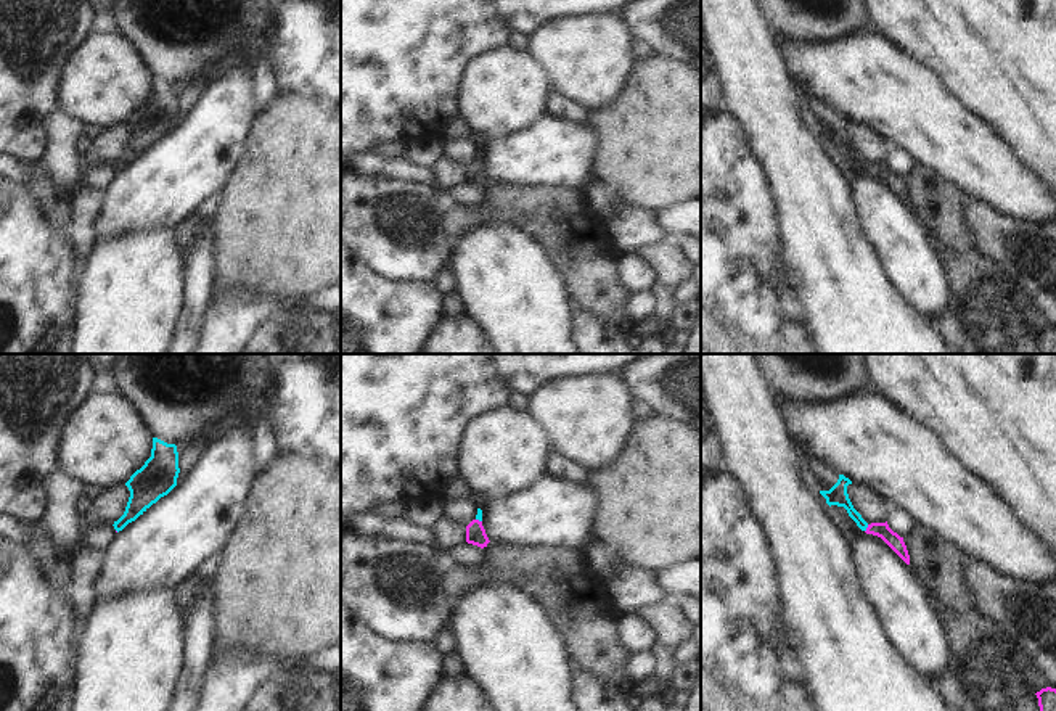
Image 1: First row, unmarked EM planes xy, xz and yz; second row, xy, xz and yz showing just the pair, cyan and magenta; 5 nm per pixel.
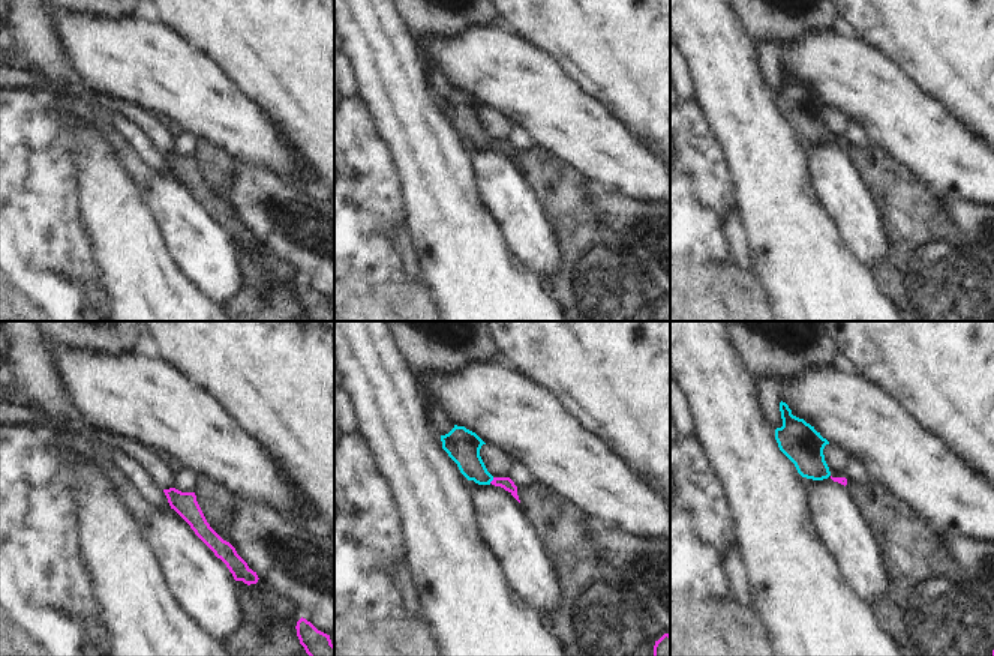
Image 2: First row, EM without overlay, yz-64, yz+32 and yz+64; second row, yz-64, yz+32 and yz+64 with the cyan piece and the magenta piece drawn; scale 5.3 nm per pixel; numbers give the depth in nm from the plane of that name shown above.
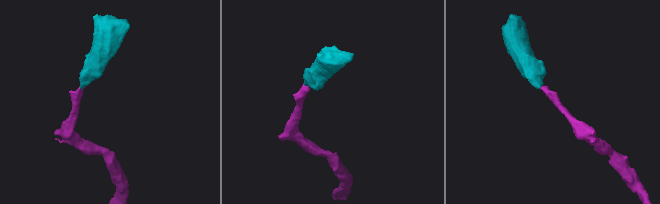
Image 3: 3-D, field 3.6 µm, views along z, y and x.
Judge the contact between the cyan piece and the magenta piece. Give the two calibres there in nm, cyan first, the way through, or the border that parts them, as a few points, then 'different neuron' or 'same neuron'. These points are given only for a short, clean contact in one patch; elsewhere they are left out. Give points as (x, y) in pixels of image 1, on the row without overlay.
100 nm thick on the cyan side, 80 nm on the other; runs through yz (838, 134), (867, 166), (881, 169); same neuron

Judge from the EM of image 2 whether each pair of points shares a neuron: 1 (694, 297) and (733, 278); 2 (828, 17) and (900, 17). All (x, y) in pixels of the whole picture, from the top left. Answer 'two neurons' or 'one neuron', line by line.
1: one neuron
2: two neurons

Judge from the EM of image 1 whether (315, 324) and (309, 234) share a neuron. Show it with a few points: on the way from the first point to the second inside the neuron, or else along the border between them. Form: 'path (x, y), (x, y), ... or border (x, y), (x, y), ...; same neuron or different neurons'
border (323, 285), (312, 291), (277, 295); different neurons

